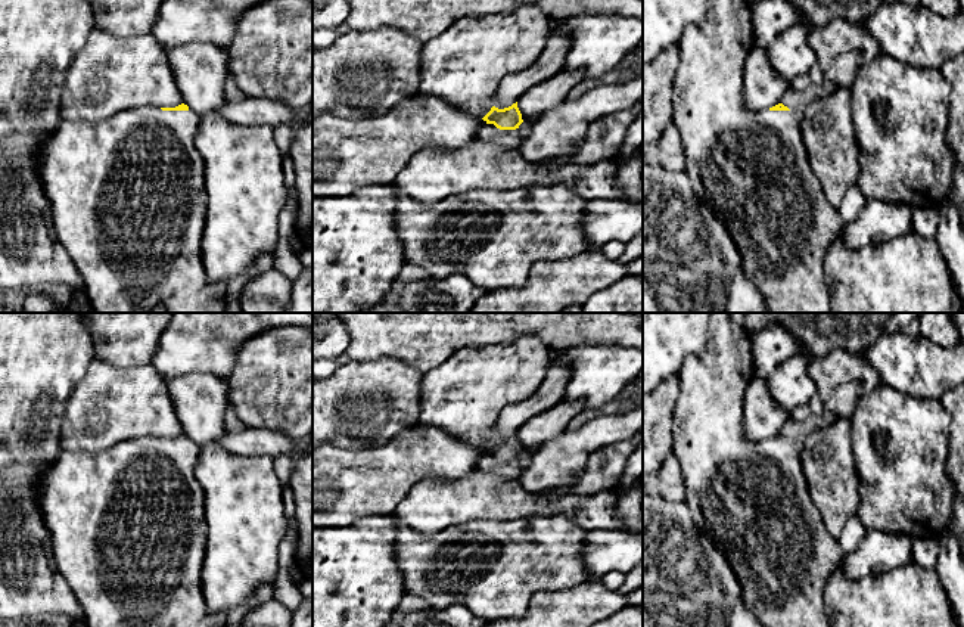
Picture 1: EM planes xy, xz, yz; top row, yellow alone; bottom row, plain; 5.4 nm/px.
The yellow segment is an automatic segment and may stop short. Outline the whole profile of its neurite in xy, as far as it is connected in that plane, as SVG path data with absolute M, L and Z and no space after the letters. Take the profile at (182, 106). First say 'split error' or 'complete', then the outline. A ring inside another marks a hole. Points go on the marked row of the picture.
split error; M181 103L175 108L143 106L121 111L99 124L63 121L40 150L38 171L50 204L50 223L83 279L94 313L147 313L161 305L165 313L224 313L227 282L211 283L202 264L202 233L206 218L205 162L196 148L200 117Z

